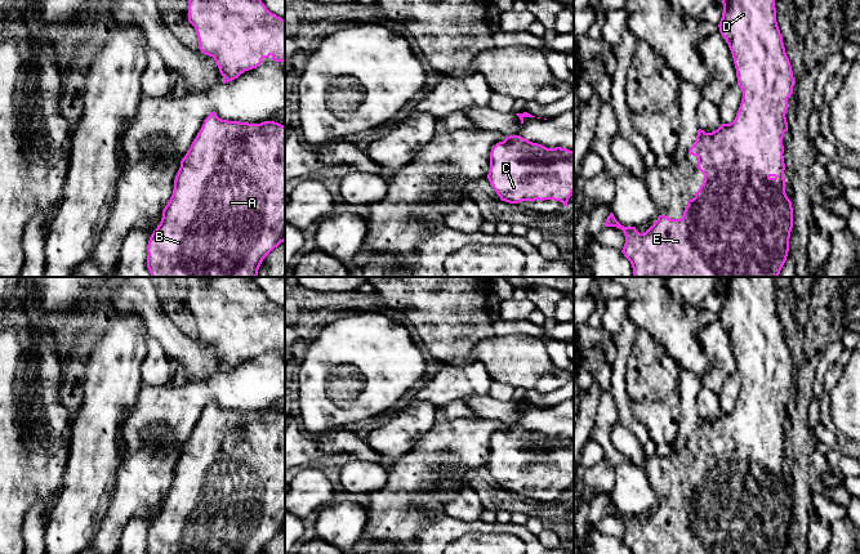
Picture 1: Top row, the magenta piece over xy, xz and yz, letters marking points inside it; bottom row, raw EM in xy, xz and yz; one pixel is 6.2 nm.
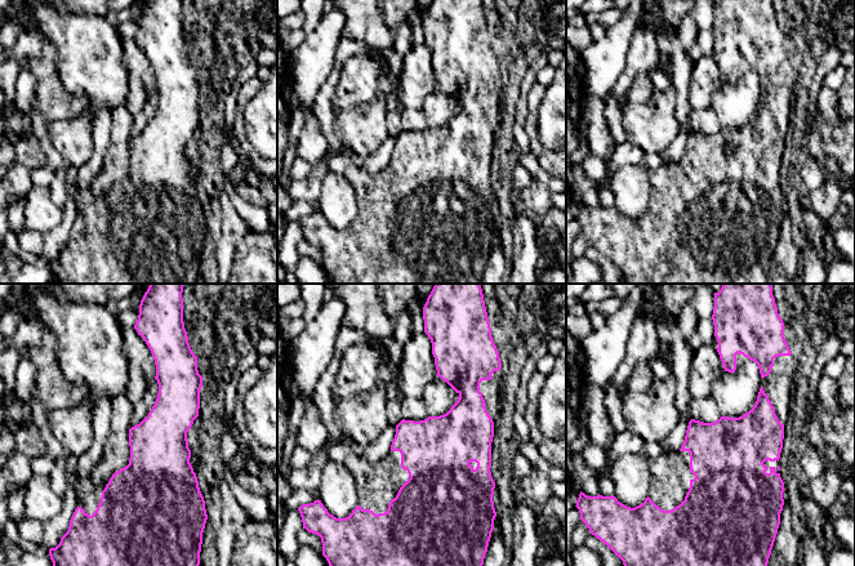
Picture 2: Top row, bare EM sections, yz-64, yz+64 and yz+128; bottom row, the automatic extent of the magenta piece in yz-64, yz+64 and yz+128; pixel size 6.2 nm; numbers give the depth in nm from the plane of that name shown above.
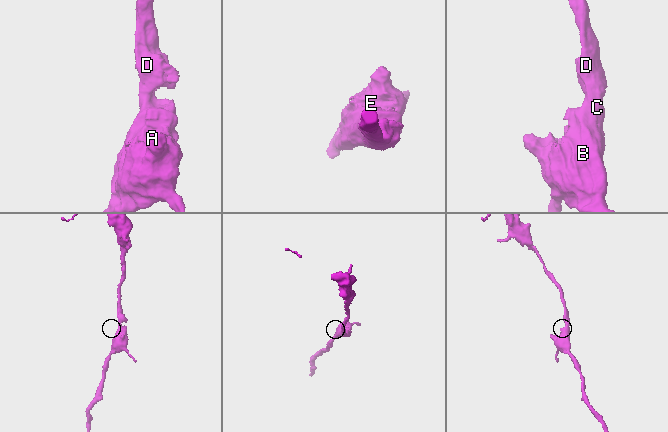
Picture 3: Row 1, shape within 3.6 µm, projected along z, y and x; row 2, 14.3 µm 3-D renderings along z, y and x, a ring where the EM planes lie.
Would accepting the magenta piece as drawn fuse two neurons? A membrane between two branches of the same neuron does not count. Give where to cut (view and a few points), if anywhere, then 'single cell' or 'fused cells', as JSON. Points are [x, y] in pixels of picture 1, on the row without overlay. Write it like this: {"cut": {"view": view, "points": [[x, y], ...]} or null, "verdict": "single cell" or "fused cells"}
{"cut": null, "verdict": "single cell"}

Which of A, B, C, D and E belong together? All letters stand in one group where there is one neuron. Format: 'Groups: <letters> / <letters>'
Groups: A B C D E

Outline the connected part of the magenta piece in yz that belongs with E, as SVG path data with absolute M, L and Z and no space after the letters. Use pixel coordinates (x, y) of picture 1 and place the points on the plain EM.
M730 277L726 286L722 289L723 301L718 313L719 321L728 332L731 339L734 353L736 357L738 374L743 380L741 392L736 406L730 412L722 412L717 419L705 421L699 417L696 429L689 438L689 442L698 446L698 457L704 463L704 470L699 479L695 482L692 488L687 490L687 495L681 508L670 508L665 504L659 504L658 509L643 522L640 522L636 515L624 515L614 505L612 501L606 508L605 515L616 515L623 519L625 524L625 532L621 539L624 545L630 550L632 554L784 554L788 540L789 527L793 517L793 496L792 490L785 482L785 468L784 468L784 421L788 420L787 398L788 387L793 383L794 366L789 347L785 341L783 325L780 322L776 310L776 296L775 296L775 277Z

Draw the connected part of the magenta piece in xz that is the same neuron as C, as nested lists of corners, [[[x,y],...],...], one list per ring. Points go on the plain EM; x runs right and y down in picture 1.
[[[509,424],[493,435],[487,468],[502,490],[518,492],[554,488],[567,496],[574,481],[574,439],[561,435],[547,437],[520,424]]]

